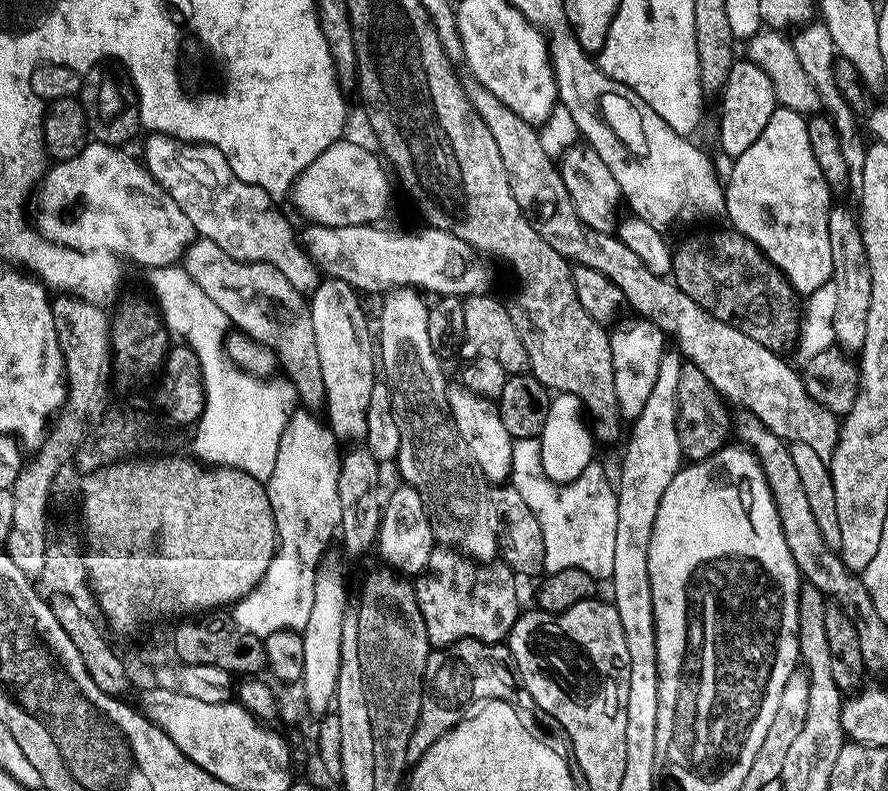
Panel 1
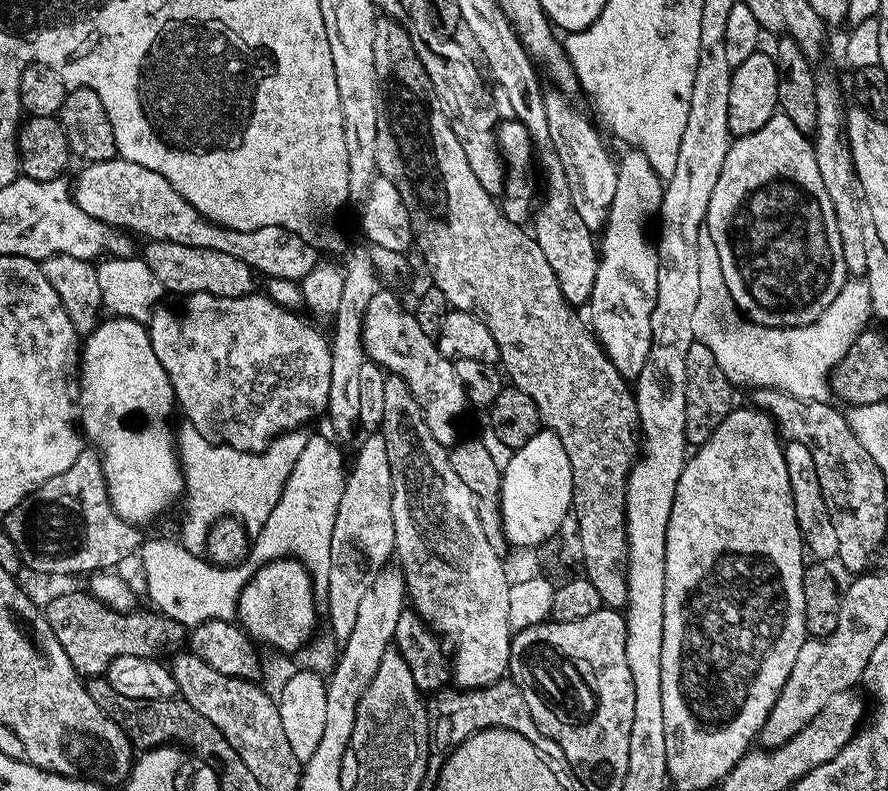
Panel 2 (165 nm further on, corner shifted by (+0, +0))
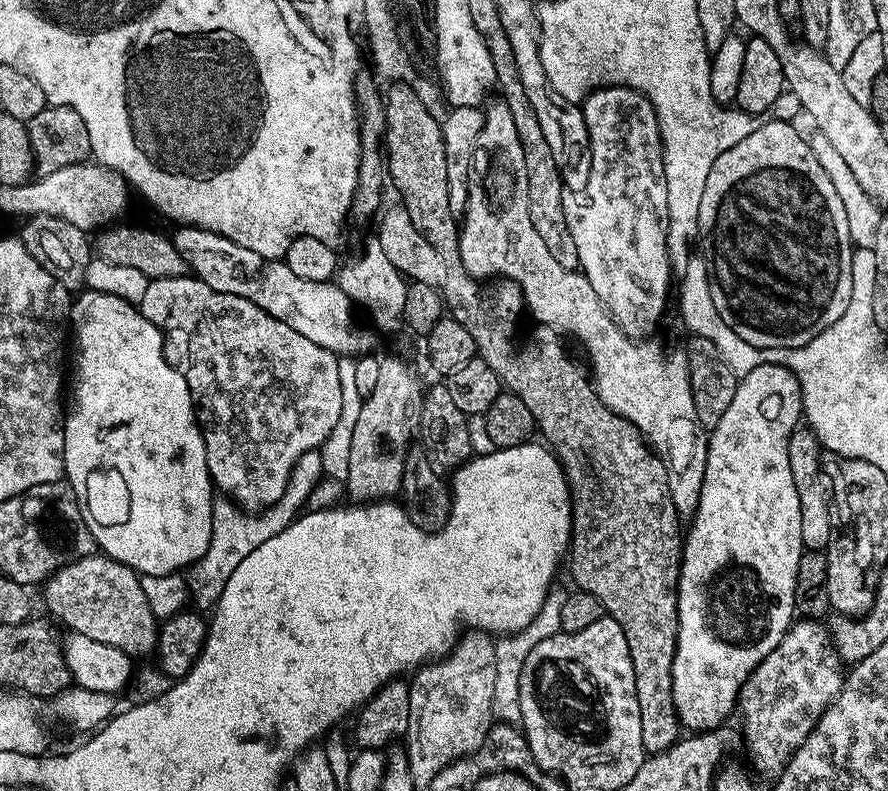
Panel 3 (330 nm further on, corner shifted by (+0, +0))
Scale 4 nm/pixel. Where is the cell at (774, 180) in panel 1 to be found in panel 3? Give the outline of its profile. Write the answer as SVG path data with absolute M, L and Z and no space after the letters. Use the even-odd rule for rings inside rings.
M775 118L761 123L754 134L742 138L730 150L710 166L710 178L706 178L706 190L702 190L702 206L698 209L698 244L701 244L702 255L708 262L708 285L710 286L710 296L714 302L714 308L738 334L738 338L750 342L750 346L755 348L801 348L806 346L822 330L826 330L842 314L846 314L846 306L850 303L851 296L851 256L854 249L852 239L850 238L850 226L846 226L846 210L842 206L842 198L838 198L834 186L830 183L830 178L822 166L818 166L818 158L814 158L814 150L807 139L800 137L800 132L795 127L795 123L787 120L777 120Z

